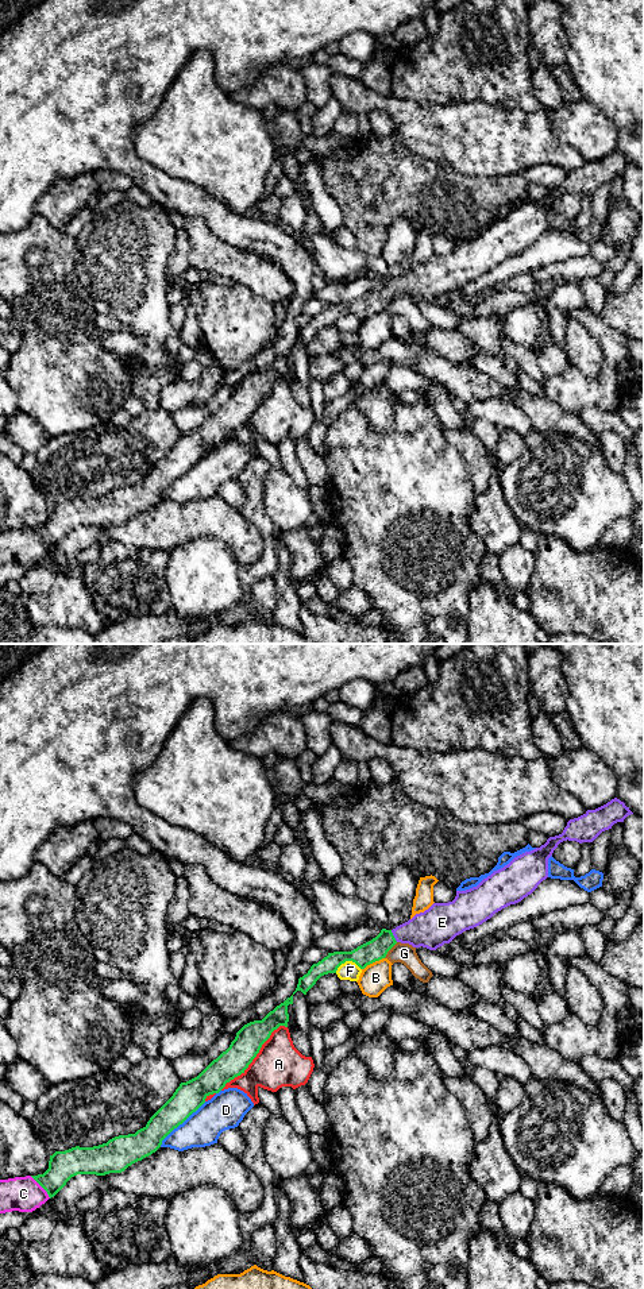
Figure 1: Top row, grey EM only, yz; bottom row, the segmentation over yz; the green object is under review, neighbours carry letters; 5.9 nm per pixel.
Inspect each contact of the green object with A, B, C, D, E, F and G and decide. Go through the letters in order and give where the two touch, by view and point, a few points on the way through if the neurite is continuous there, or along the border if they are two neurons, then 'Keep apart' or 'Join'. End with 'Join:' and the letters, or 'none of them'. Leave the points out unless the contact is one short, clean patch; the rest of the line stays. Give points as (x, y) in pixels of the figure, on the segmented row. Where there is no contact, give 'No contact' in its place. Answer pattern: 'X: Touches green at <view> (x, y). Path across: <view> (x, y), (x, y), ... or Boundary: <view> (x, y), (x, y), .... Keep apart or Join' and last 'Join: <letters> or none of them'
A: Touches green at yz (255, 1056). Keep apart
B: Touches green at yz (373, 961). Boundary: yz (384, 957), (367, 964), (362, 969). Keep apart
C: Touches green at yz (41, 1185). Keep apart
D: Touches green at yz (181, 1123). Keep apart
E: Touches green at yz (393, 936). Path across: yz (376, 949), (393, 936), (434, 927). Join
F: Touches green at yz (347, 960). Boundary: yz (361, 969), (354, 963), (344, 961), (335, 972). Keep apart
G: Touches green at yz (389, 949). Boundary: yz (397, 942), (384, 957). Keep apart
Join: E

